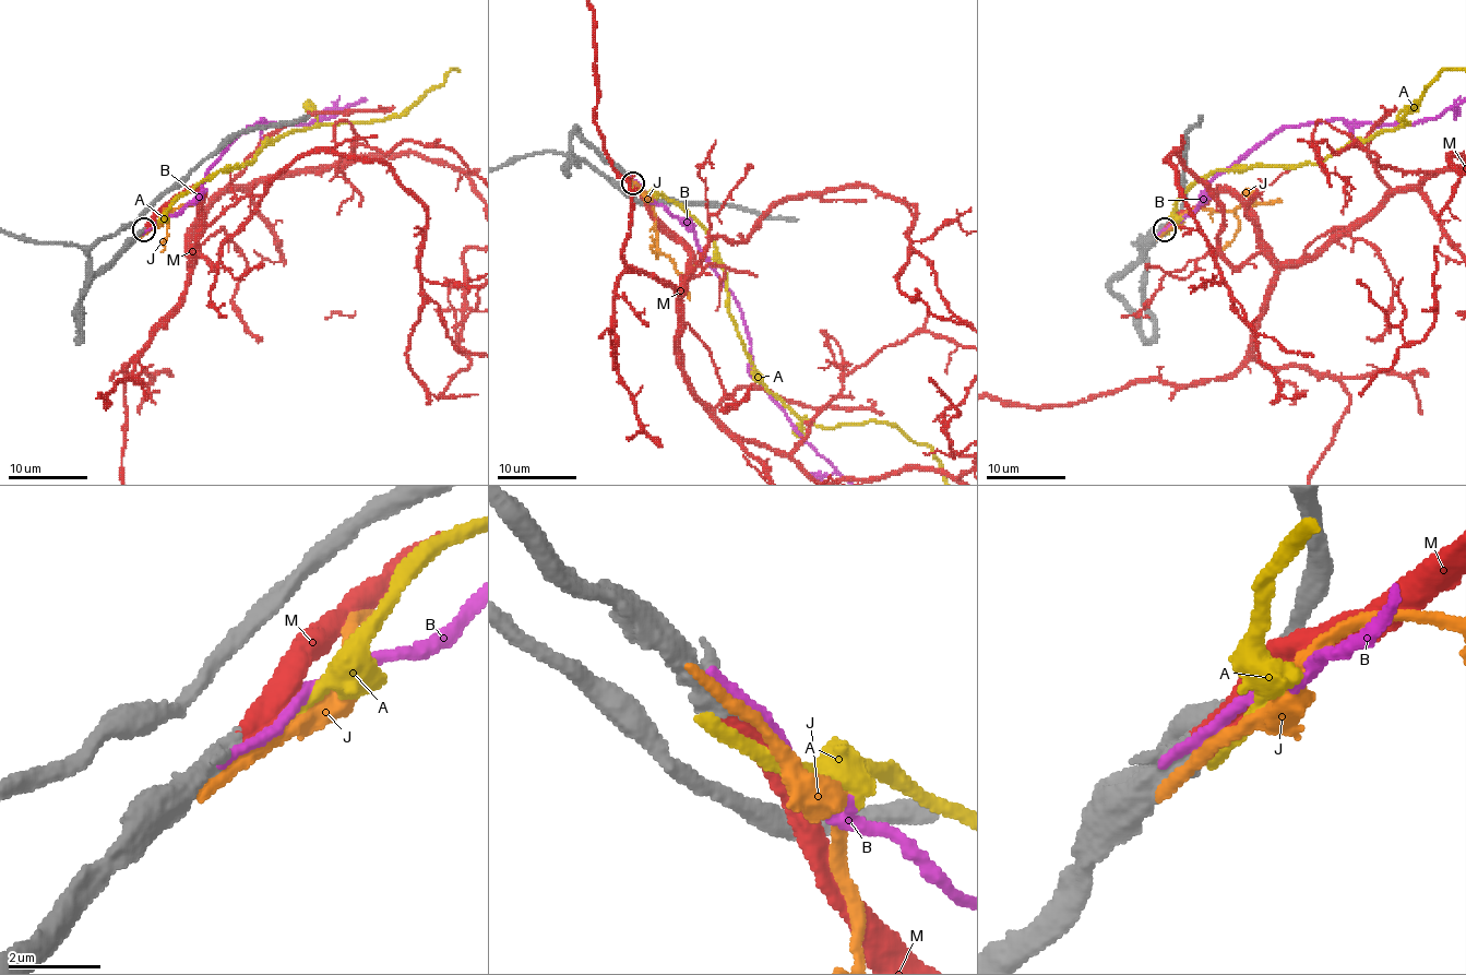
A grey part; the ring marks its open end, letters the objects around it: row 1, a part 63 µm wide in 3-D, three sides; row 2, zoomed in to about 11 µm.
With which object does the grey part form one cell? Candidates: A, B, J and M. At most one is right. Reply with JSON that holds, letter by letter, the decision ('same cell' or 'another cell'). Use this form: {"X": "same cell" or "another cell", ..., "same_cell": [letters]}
{"A": "another cell", "B": "another cell", "J": "another cell", "M": "same cell", "same_cell": ["M"]}

